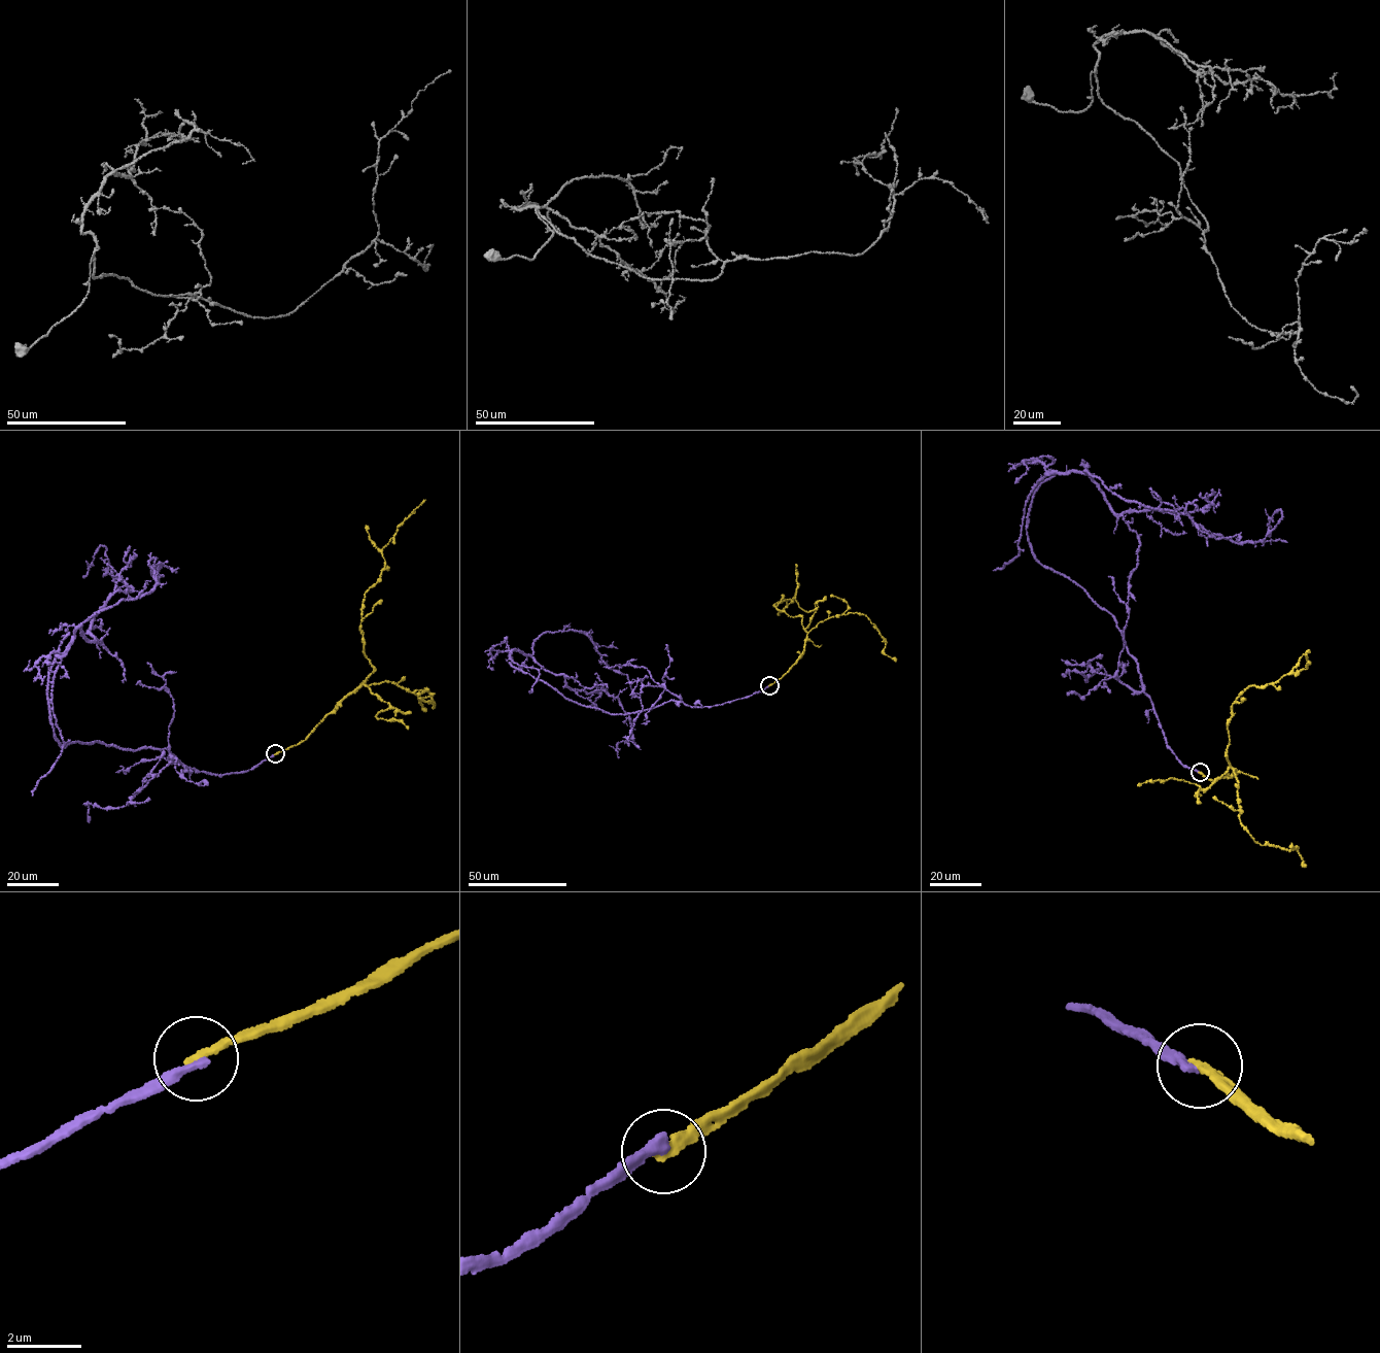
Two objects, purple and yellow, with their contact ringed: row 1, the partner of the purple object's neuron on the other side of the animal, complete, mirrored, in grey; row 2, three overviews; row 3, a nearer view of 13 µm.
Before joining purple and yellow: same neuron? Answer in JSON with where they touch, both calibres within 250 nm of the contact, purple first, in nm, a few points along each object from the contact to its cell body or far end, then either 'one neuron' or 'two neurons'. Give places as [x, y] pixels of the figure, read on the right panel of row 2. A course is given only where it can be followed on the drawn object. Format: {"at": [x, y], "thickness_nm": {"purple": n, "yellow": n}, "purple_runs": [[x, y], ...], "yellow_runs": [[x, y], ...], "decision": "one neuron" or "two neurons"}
{"at": [1200, 772], "thickness_nm": {"purple": 260, "yellow": 280}, "purple_runs": [[1200, 772], [1112, 616], [1037, 561], [1034, 491], [1072, 471], [1115, 513], [1239, 543], [1279, 509], [1271, 528]], "yellow_runs": [[1200, 772], [1213, 781], [1236, 773], [1227, 756], [1232, 704], [1250, 685], [1261, 687], [1307, 668], [1306, 655]], "decision": "two neurons"}

